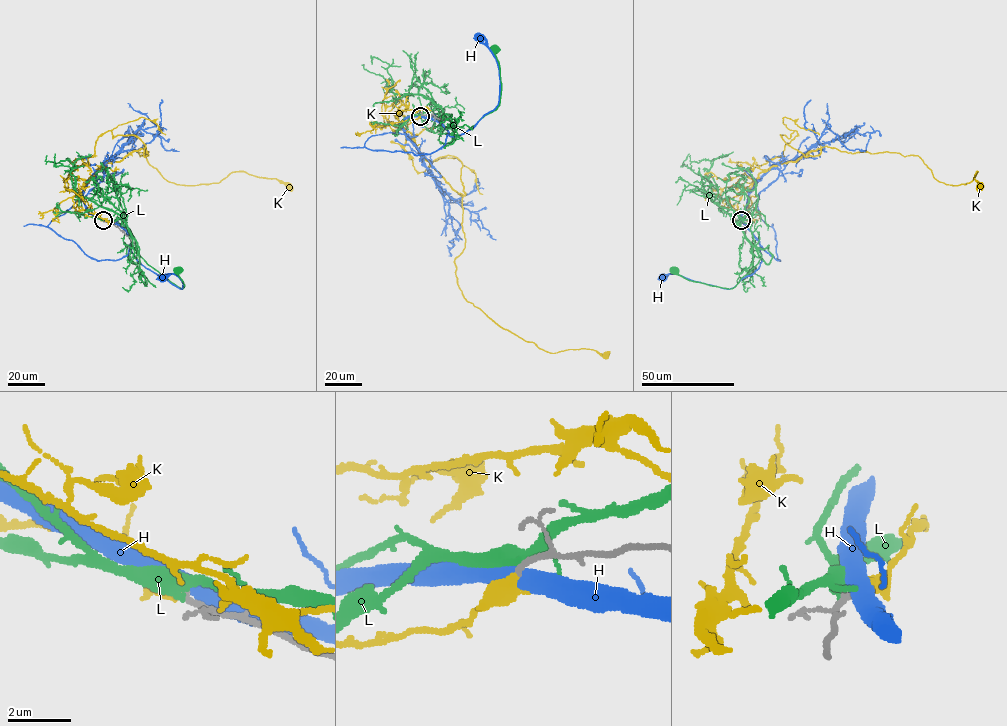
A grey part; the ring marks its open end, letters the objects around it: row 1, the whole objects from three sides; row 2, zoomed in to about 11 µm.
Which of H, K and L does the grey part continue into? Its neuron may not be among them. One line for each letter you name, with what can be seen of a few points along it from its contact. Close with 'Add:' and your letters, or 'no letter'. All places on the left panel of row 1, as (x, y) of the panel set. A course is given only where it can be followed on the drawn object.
K: course (103, 220), (77, 212), (72, 198), (104, 163), (145, 146), (140, 156), (177, 184), (243, 171), (289, 186)
Add: K

